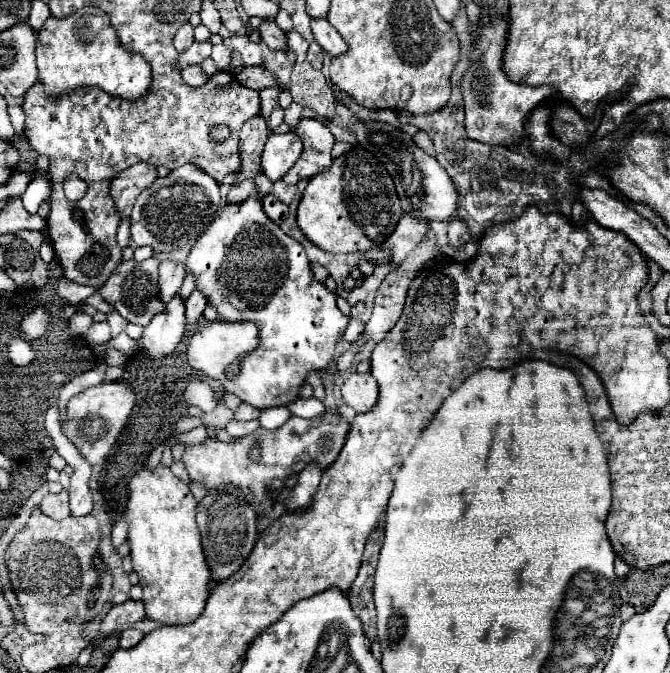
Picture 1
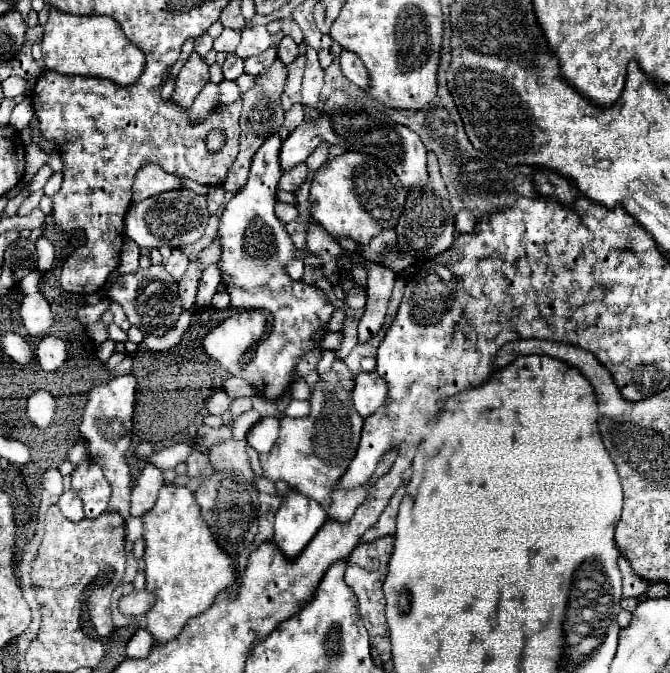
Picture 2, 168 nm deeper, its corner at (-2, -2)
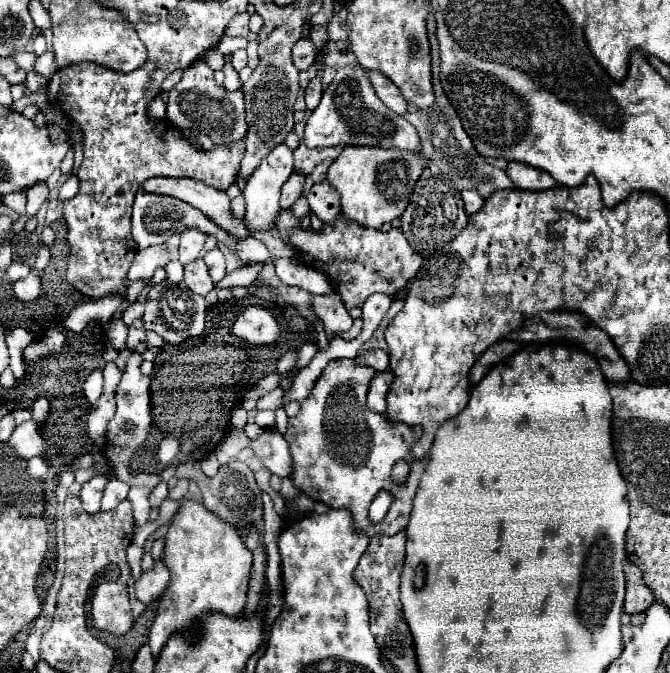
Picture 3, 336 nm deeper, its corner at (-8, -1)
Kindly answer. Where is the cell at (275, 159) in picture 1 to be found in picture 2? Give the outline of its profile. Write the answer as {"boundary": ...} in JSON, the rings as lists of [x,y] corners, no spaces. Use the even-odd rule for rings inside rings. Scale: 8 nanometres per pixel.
{"boundary":[[[335,90],[331,98],[323,106],[323,116],[313,122],[313,124],[301,124],[297,126],[281,144],[279,150],[279,164],[281,170],[291,170],[297,164],[305,162],[307,156],[315,150],[315,146],[327,140],[333,146],[343,146],[347,150],[355,152],[365,152],[371,156],[377,156],[385,160],[385,164],[399,176],[401,184],[409,192],[413,186],[421,186],[429,182],[429,172],[427,172],[427,150],[417,134],[409,130],[407,126],[395,124],[387,114],[373,112],[373,110],[363,110],[359,108],[357,96],[345,92],[345,90]]]}

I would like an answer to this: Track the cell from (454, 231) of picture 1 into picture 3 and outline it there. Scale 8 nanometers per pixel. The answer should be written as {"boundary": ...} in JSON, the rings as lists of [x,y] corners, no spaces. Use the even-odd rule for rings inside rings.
{"boundary":[[[463,189],[461,191],[461,197],[463,197],[463,203],[465,203],[465,211],[467,215],[473,215],[477,213],[481,207],[483,207],[483,197],[477,193],[477,189]]]}

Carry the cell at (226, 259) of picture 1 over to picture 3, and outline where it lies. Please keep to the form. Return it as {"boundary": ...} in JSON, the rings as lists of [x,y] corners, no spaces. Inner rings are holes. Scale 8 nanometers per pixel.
{"boundary":[[[281,143],[277,145],[267,157],[263,157],[261,165],[253,171],[253,175],[247,179],[245,189],[243,189],[243,197],[247,203],[247,211],[245,211],[245,221],[249,225],[253,225],[255,229],[269,229],[275,225],[277,221],[277,213],[279,213],[279,195],[281,195],[281,187],[283,183],[289,179],[289,175],[293,173],[293,151]]]}

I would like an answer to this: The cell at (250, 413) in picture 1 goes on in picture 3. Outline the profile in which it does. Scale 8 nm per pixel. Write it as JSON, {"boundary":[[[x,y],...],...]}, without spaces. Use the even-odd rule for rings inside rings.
{"boundary":[[[257,411],[253,421],[257,425],[261,425],[263,429],[273,429],[275,427],[275,411]]]}

